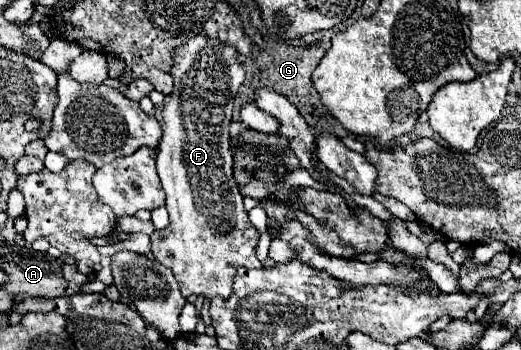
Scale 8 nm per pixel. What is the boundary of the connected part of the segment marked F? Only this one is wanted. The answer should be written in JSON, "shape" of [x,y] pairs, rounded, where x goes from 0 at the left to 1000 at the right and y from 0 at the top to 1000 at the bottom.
{"shape":[[[392,100],[369,106],[361,123],[345,129],[334,151],[334,260],[319,277],[315,300],[315,357],[311,397],[299,449],[299,483],[307,523],[319,546],[319,597],[326,609],[326,643],[319,654],[292,666],[292,723],[303,751],[330,769],[345,831],[353,849],[388,843],[411,854],[415,843],[438,854],[445,843],[445,814],[453,774],[461,763],[503,763],[491,734],[491,700],[499,660],[476,631],[464,586],[449,500],[445,500],[445,437],[438,357],[445,346],[449,283],[457,249],[468,231],[468,191],[457,174],[449,134],[418,123],[418,111],[395,111]]]}

